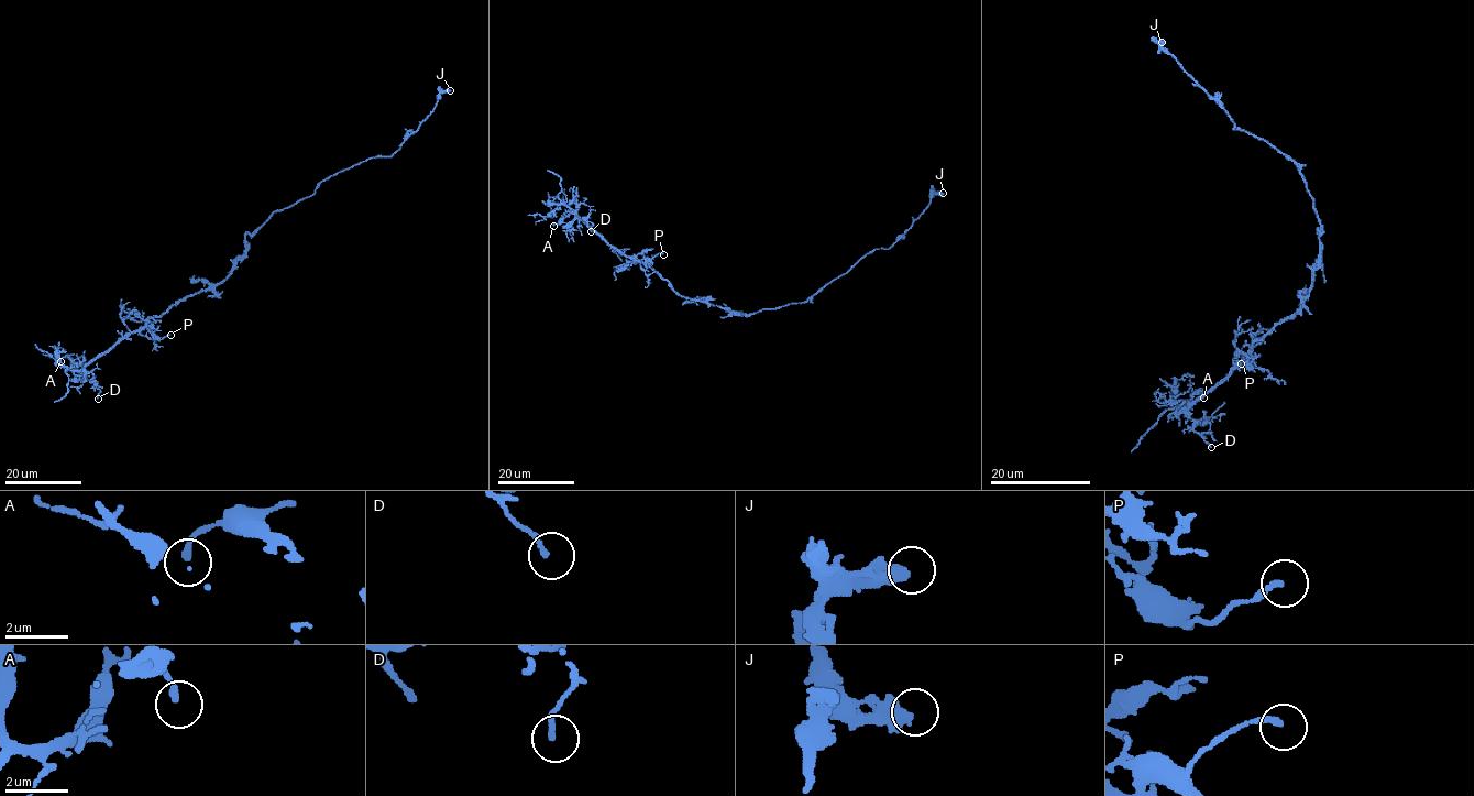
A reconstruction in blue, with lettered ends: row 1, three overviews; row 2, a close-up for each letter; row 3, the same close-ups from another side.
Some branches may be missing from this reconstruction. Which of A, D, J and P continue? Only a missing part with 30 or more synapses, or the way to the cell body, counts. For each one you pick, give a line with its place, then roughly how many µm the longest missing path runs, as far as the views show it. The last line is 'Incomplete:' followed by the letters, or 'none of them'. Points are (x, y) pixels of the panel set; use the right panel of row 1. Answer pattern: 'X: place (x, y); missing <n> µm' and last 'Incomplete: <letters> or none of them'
Incomplete: none of them

